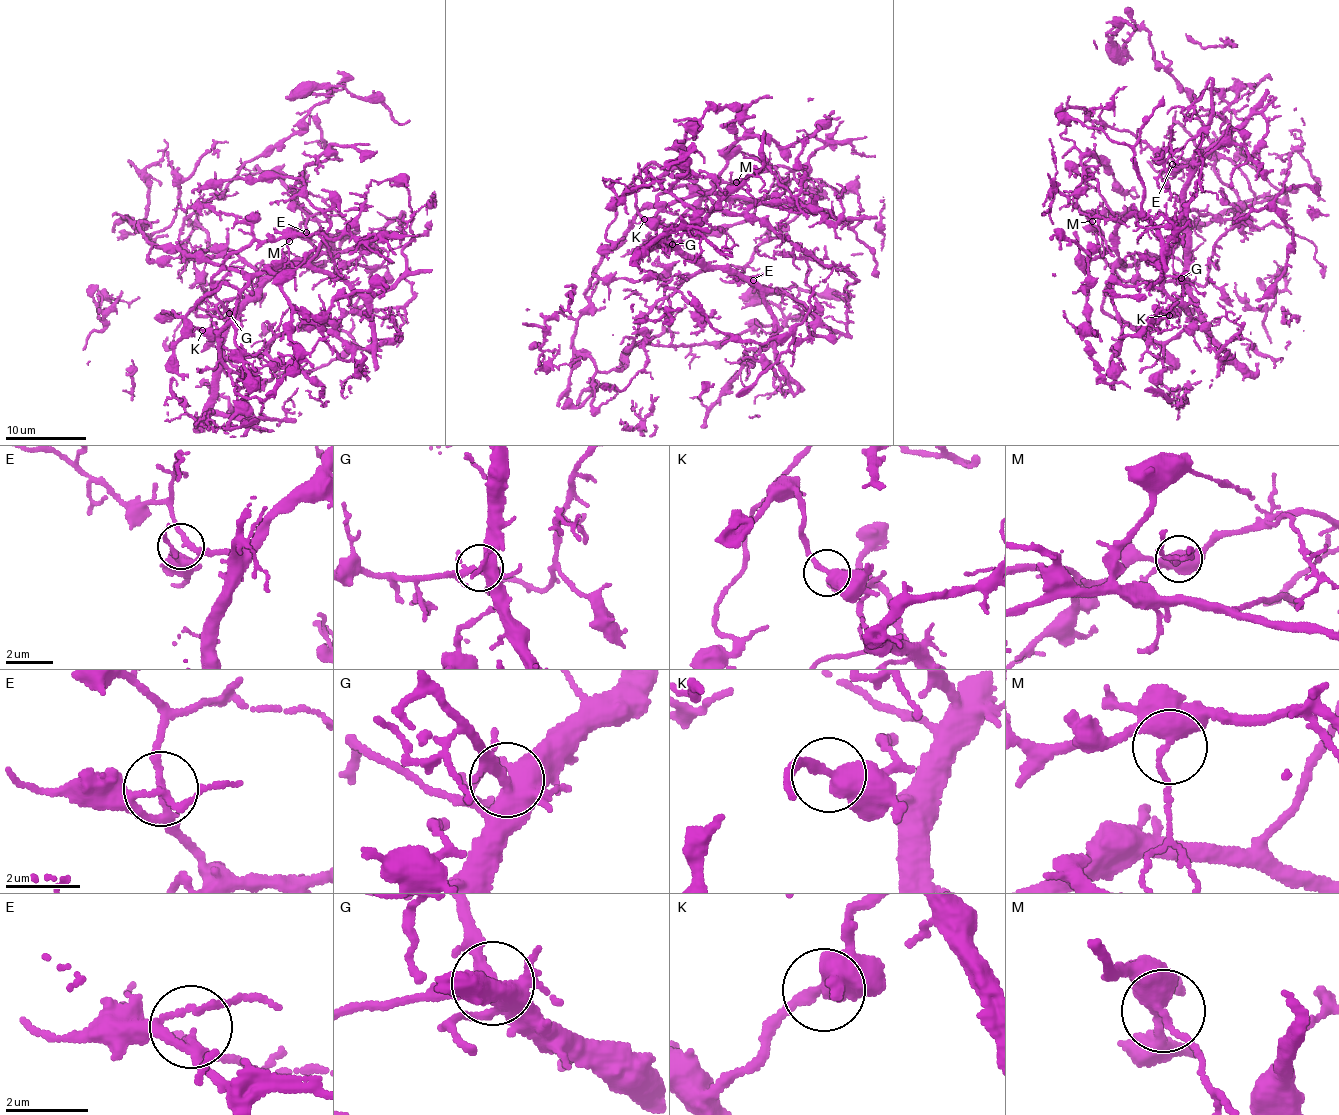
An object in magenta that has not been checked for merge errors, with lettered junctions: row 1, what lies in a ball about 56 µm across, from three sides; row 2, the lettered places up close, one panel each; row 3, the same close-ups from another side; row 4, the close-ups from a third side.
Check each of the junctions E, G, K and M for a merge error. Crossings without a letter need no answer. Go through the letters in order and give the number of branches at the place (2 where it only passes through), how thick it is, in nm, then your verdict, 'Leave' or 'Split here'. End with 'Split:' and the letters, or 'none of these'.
E: Branches: 3. Thickness 150 nm. Leave
G: Branches: 8. Thickness 360 nm. Leave
K: Branches: 2. Thickness 440 nm. Leave
M: Branches: 3. Thickness 340 nm. Leave
Split: none of these

